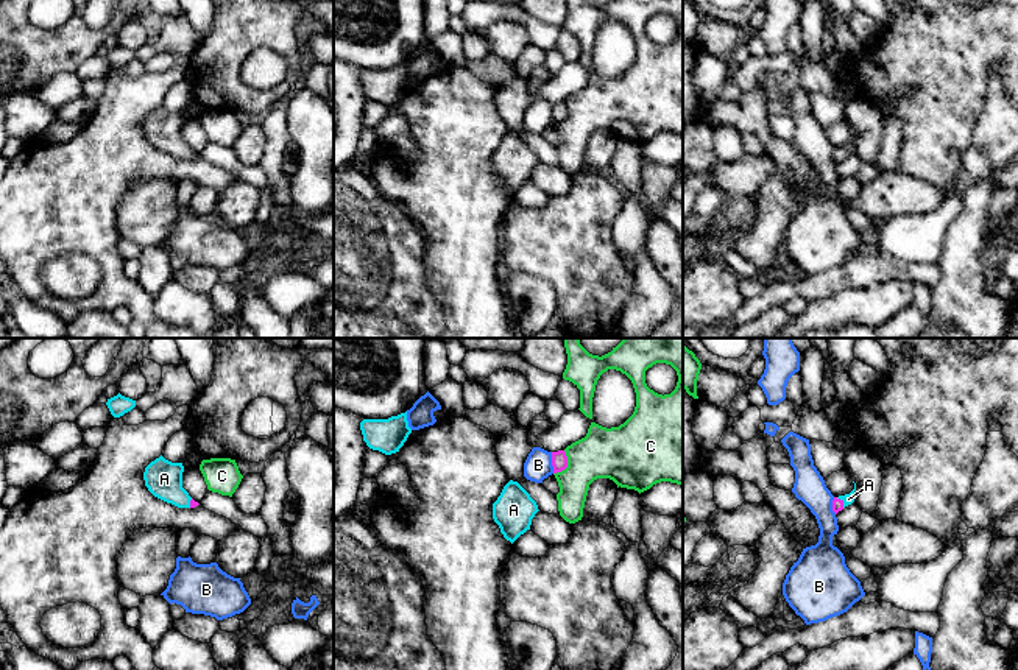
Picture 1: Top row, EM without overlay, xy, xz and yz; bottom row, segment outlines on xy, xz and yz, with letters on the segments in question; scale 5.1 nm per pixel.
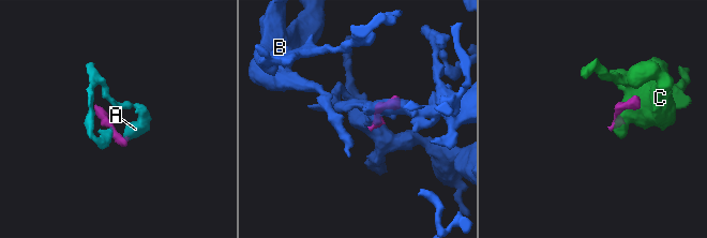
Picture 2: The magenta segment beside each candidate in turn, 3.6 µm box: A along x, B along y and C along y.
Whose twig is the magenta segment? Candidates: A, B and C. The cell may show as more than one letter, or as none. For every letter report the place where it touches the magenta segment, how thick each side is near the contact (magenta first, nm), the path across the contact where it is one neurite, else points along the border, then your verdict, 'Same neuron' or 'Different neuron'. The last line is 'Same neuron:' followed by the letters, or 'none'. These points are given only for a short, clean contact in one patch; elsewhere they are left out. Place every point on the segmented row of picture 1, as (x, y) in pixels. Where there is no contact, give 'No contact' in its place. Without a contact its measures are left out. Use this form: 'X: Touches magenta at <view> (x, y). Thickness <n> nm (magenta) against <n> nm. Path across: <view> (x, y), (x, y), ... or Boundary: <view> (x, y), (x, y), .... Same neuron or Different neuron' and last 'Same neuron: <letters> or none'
A: Touches magenta at yz (842, 502). Thickness 60 nm (magenta) against 60 nm. Path across: yz (837, 505), (842, 502), (848, 499). Same neuron
B: Touches magenta at xz (552, 463). Thickness 80 nm (magenta) against 140 nm. Different neuron
C: Touches magenta at xz (566, 465). Thickness 80 nm (magenta) against 260 nm. Different neuron
Same neuron: A

